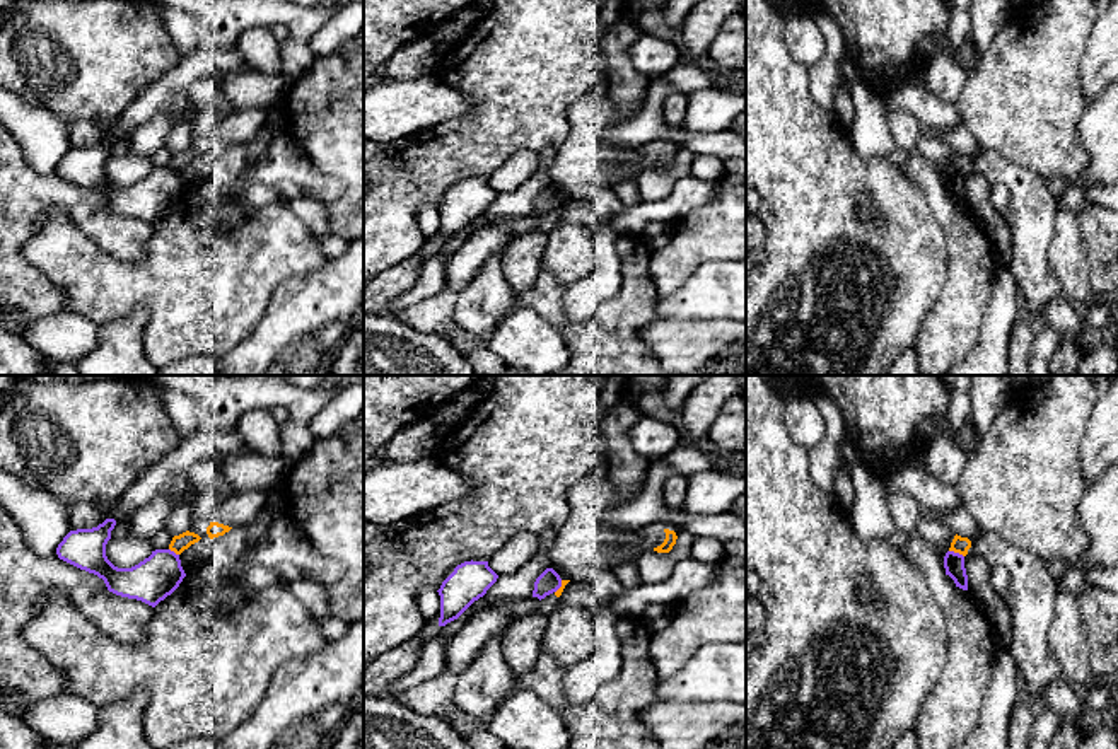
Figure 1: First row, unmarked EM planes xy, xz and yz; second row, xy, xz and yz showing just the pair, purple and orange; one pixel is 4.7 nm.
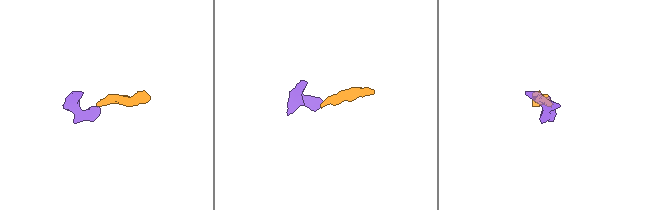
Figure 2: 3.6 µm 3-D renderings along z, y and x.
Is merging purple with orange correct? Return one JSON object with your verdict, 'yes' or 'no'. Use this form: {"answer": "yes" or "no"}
{"answer": "no"}

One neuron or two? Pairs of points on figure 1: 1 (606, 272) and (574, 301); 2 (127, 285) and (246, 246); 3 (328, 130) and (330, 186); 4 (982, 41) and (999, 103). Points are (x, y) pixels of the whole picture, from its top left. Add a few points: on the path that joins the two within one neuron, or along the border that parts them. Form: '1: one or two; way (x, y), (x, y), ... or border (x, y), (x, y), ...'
1: one; way (598, 280), (582, 296)
2: one; way (156, 285), (207, 285), (217, 275)
3: two; border (302, 147), (321, 173), (343, 186), (335, 202)
4: two; border (1007, 17), (1002, 29), (980, 55)

